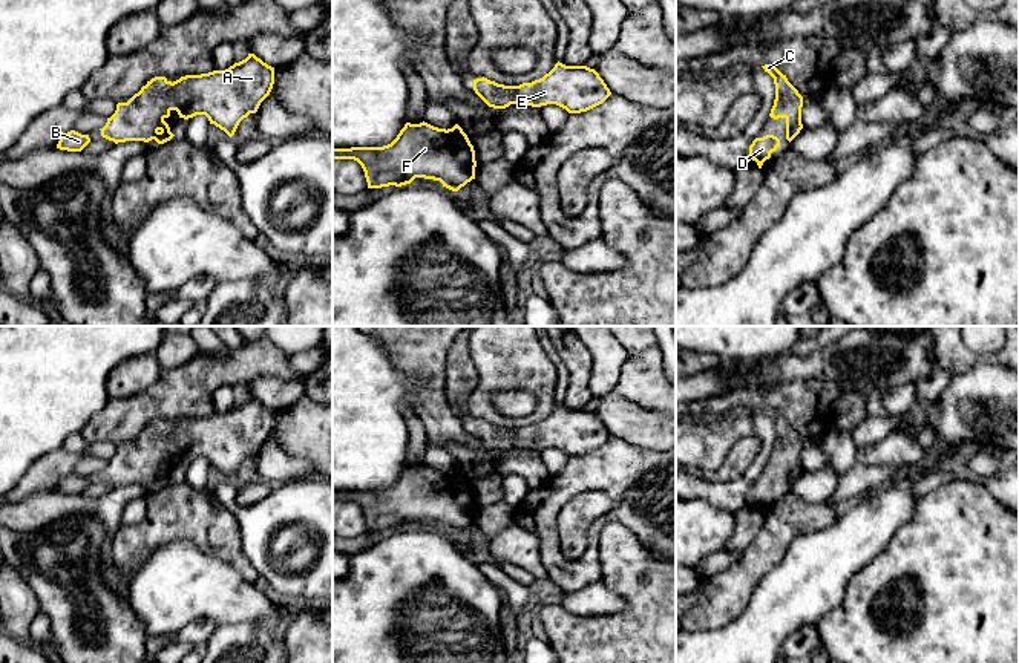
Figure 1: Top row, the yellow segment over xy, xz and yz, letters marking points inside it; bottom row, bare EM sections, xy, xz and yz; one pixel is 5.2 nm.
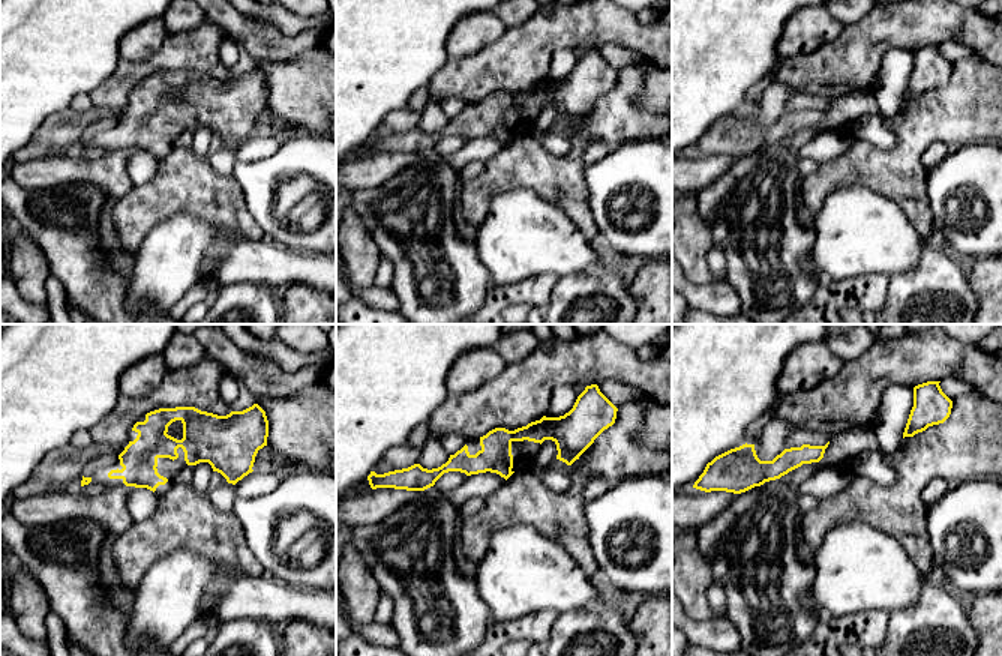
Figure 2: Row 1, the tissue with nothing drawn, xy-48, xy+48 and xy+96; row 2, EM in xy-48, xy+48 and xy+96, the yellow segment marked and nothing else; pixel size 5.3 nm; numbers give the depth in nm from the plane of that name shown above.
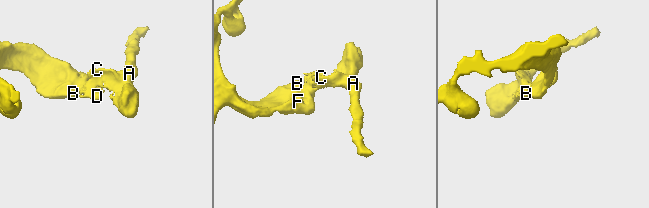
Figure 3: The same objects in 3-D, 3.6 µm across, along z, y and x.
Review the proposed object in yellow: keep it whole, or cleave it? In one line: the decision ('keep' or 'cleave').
keep

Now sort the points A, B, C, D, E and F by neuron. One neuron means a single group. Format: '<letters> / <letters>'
A B C D E F

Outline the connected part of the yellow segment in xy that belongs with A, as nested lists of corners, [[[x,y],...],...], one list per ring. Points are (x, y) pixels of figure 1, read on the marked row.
[[[254,54],[225,70],[185,75],[173,83],[155,77],[127,103],[116,104],[115,113],[100,129],[101,136],[115,144],[152,139],[164,144],[175,136],[164,119],[176,110],[184,119],[205,115],[231,138],[239,122],[257,112],[273,84],[274,67]]]

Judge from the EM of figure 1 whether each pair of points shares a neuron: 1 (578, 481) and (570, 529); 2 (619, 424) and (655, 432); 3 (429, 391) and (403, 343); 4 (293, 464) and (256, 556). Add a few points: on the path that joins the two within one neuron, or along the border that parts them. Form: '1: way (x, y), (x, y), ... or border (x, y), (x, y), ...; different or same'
1: border (612, 496), (578, 493), (555, 525); different
2: way (629, 424), (645, 427); same
3: way (429, 378), (429, 369), (416, 355); same
4: border (311, 475), (291, 478), (275, 486); different

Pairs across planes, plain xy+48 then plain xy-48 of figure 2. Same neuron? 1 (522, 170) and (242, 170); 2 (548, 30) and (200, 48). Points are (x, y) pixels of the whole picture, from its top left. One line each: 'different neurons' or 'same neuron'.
1: different neurons
2: same neuron

